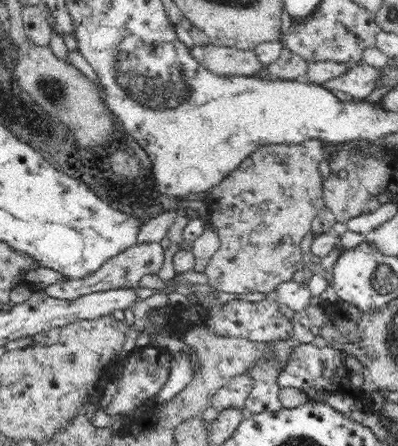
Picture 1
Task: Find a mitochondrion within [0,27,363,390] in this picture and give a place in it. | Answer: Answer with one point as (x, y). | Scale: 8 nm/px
(53, 89)

